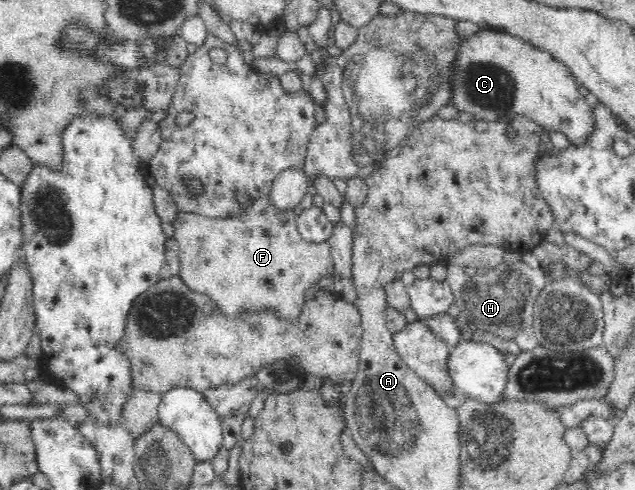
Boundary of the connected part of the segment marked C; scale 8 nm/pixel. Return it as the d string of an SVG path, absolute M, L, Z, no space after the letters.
M481 28L462 41L458 53L458 65L451 77L453 105L461 111L471 113L475 120L492 122L524 116L549 131L563 131L569 141L581 141L591 130L593 118L590 105L580 94L579 84L570 68L558 61L550 52L544 51L521 37L502 30Z

